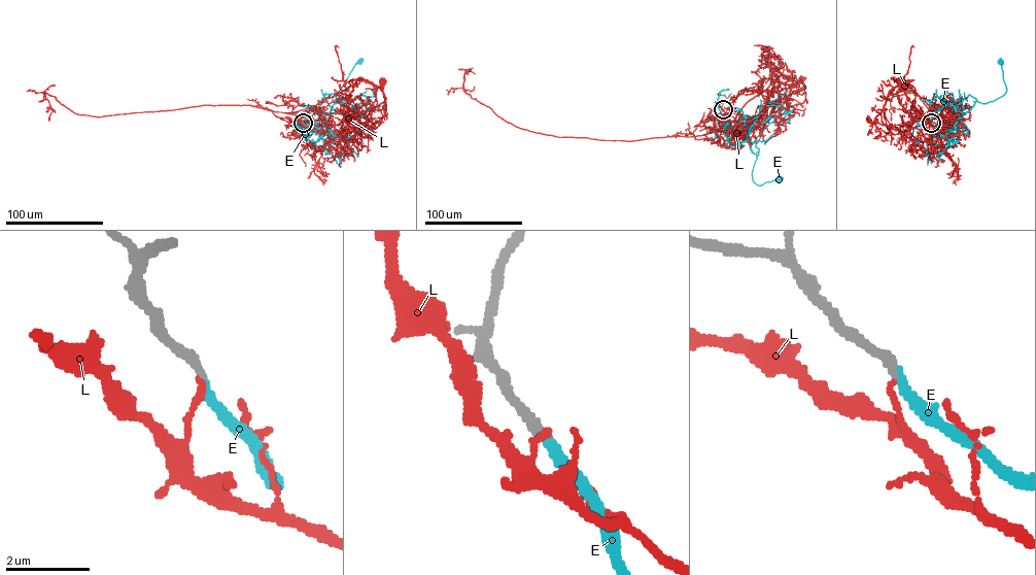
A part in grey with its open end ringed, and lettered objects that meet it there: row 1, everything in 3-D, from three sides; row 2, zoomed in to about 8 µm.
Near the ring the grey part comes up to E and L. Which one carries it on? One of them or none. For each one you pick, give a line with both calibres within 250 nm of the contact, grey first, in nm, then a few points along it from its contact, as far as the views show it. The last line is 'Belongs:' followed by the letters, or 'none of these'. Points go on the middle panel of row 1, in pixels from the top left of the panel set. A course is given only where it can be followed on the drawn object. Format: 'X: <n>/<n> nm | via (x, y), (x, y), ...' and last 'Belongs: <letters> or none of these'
E: 260/200 nm | via (723, 109), (732, 122), (750, 122), (746, 134), (751, 149), (756, 156), (753, 181), (761, 185), (780, 178)
Belongs: E

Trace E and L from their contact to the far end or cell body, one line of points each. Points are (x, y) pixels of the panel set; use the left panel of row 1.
E: (303, 123), (331, 133), (325, 123), (337, 102), (333, 102), (333, 97), (359, 62)
L: (303, 123), (326, 134), (334, 143), (349, 140), (367, 121), (364, 114), (385, 100), (382, 80)

